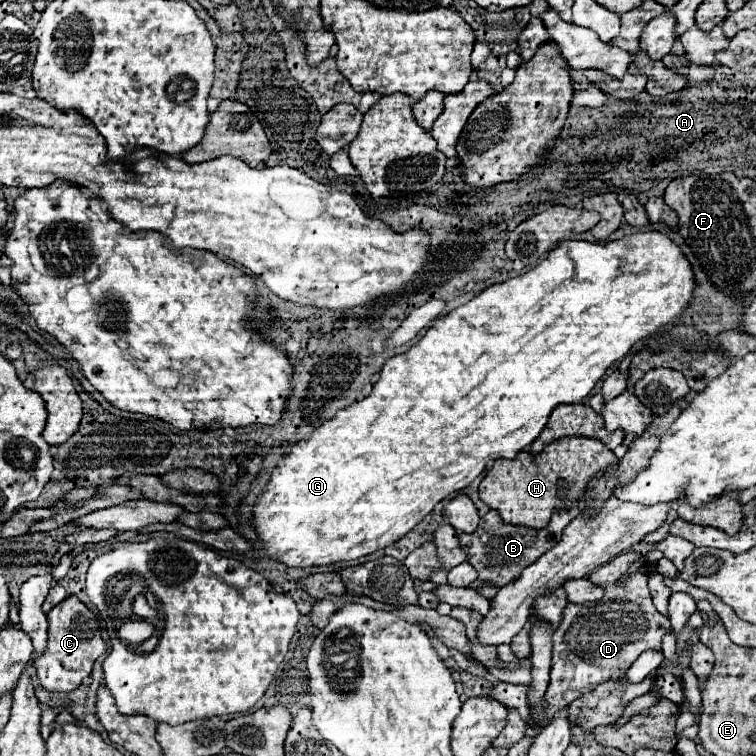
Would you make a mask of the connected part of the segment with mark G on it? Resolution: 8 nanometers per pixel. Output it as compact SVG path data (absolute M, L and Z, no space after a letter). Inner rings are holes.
M639 231L607 243L591 243L591 241L579 241L579 239L563 241L535 269L523 275L517 275L513 279L507 279L503 283L489 285L479 295L475 295L469 303L439 317L433 323L433 327L429 327L427 333L409 351L387 359L387 363L381 369L381 377L373 385L373 391L369 397L337 411L333 419L317 427L309 439L299 441L291 449L291 453L279 461L277 469L271 473L267 487L263 489L261 497L253 507L255 527L259 537L265 541L265 549L269 557L289 567L317 567L317 565L331 565L339 561L359 559L395 543L405 533L409 533L419 521L423 521L423 517L431 513L431 509L441 499L445 499L453 491L467 487L477 475L481 475L489 461L495 461L501 457L515 459L523 447L531 445L539 437L539 433L547 425L551 411L557 405L581 403L581 399L585 399L591 393L591 389L605 375L605 371L615 361L621 361L637 341L653 335L657 329L679 319L687 311L695 289L697 289L697 279L691 269L691 263L683 255L681 247L661 231L645 231L645 233Z

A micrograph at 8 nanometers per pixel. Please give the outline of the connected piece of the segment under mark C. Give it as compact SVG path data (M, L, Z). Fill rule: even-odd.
M73 595L55 605L47 613L47 621L49 621L47 647L33 661L33 667L37 671L41 687L45 687L47 691L73 691L81 685L85 677L89 677L95 659L103 655L107 649L99 633L99 623L95 615Z

